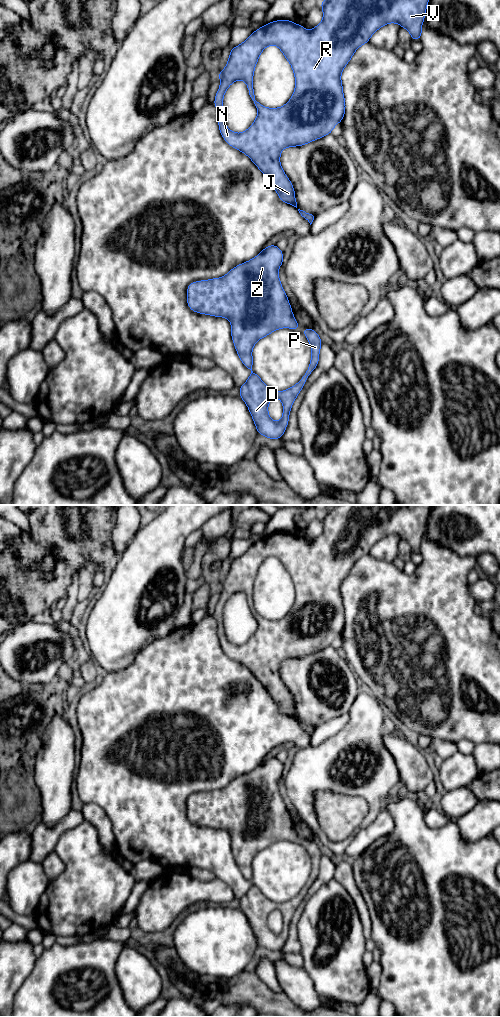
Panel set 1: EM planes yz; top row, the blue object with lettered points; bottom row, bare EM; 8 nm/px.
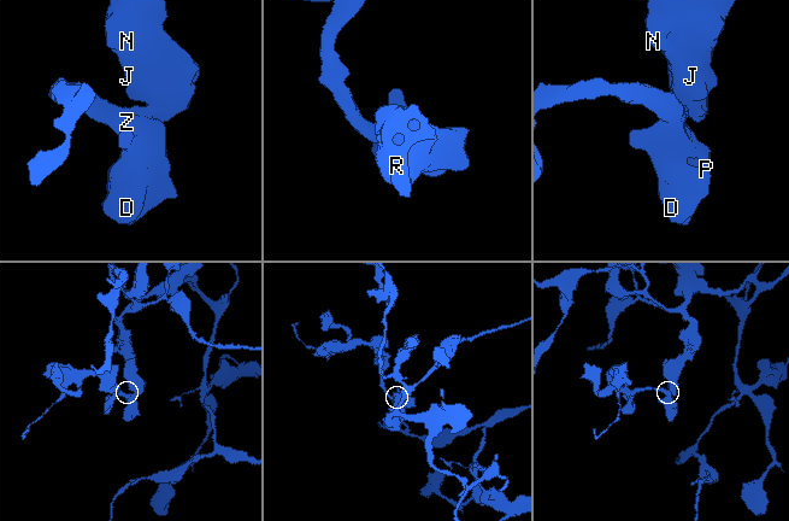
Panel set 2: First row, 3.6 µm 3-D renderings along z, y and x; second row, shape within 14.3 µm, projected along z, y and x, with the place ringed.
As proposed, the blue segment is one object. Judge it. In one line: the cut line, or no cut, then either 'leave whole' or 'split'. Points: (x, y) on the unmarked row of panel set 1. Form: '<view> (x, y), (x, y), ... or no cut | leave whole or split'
no cut | leave whole

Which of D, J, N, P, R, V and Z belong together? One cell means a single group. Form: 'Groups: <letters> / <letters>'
Groups: D J N P R V Z

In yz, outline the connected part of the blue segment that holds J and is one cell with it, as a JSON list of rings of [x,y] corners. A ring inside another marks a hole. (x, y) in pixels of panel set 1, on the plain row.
[[[338,505],[330,506],[320,514],[323,532],[311,543],[291,532],[276,532],[251,545],[246,553],[231,560],[225,581],[219,583],[220,599],[215,607],[219,643],[233,660],[247,667],[259,680],[278,705],[282,714],[297,720],[295,702],[280,676],[284,660],[308,656],[331,646],[345,627],[345,610],[341,586],[355,563],[369,554],[382,538],[398,535],[406,540],[412,552],[420,552],[426,519],[432,505]],[[269,557],[276,557],[290,575],[295,587],[295,602],[282,619],[267,620],[255,612],[253,586],[261,564]],[[237,592],[244,592],[250,609],[258,622],[253,636],[243,645],[228,641],[223,629],[223,609],[228,599]]]

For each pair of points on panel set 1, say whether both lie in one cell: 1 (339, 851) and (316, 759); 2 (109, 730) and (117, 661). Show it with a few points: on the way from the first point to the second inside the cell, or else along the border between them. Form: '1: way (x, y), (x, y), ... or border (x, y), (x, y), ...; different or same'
1: way (316, 830), (306, 811), (306, 782); same
2: border (135, 656), (134, 660), (126, 667), (107, 673); different

